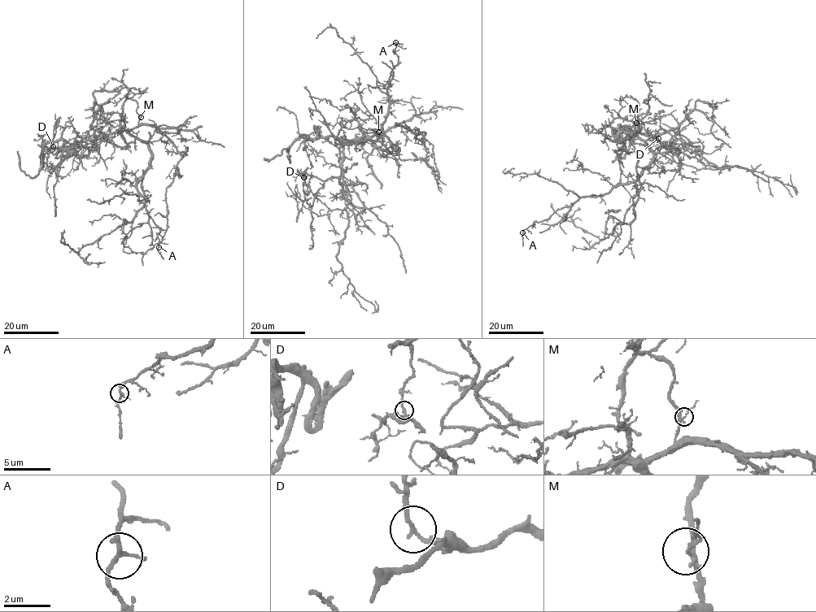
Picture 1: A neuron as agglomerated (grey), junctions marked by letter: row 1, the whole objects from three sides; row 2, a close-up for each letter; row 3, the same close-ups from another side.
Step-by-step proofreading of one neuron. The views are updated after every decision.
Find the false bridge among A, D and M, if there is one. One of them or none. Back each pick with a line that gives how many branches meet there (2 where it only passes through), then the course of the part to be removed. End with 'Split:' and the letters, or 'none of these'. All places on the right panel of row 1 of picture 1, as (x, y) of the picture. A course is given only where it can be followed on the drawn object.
D: 3 | (658, 138), (660, 118), (670, 114), (679, 129), (669, 142), (689, 141), (677, 129), (661, 123)
Split: D

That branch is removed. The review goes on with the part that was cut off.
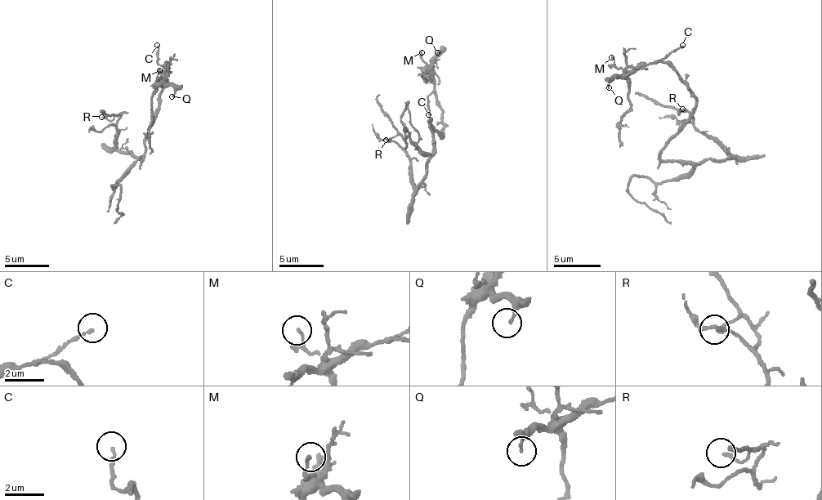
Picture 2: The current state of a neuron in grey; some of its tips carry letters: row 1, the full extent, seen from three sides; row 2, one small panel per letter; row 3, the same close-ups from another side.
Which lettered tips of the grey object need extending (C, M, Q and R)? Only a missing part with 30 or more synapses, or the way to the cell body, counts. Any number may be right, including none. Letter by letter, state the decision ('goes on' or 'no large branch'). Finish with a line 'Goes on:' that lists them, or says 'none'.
C: no large branch
M: no large branch
Q: no large branch
R: no large branch
Goes on: none

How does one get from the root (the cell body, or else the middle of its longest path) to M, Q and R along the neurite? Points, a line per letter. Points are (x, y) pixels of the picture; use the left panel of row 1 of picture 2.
M: (145, 136), (160, 106), (159, 90), (165, 81), (167, 64), (160, 81), (157, 78), (159, 70)
Q: (145, 136), (160, 106), (159, 90), (167, 69), (165, 63), (168, 69), (167, 82), (172, 87), (171, 96)
R: (145, 136), (142, 159), (132, 151), (118, 151), (115, 140), (120, 115), (110, 119), (101, 117)

